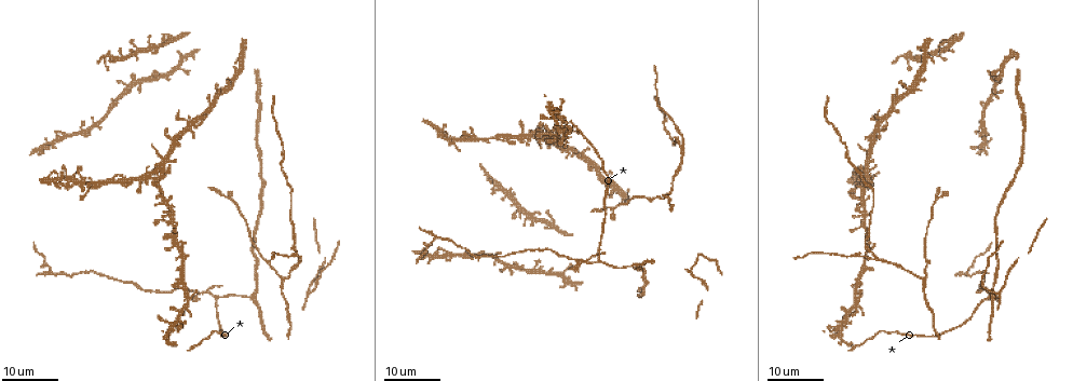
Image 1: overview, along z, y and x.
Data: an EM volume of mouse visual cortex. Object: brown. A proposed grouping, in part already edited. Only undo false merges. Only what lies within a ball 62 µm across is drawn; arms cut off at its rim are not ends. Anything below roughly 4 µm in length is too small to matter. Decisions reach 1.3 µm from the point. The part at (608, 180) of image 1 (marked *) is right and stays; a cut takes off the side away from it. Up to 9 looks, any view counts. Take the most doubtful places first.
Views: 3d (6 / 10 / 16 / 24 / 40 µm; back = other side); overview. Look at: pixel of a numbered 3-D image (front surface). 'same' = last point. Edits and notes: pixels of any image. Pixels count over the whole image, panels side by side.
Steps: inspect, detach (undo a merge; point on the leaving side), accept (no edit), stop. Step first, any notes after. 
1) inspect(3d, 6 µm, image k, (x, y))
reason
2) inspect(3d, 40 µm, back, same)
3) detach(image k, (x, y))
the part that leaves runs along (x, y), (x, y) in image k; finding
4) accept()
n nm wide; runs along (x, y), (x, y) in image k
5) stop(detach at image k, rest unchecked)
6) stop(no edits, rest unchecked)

inspect(3d, 16 µm, image 1, (680, 148))
small branch off a trunk

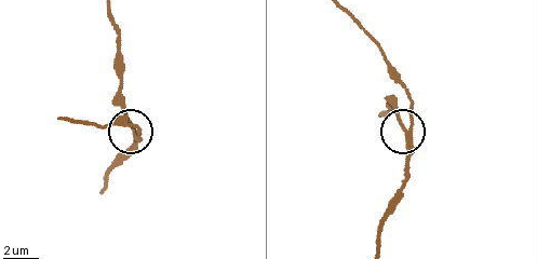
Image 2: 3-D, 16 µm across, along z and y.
inspect(3d, 6 µm, image 2, (406, 128))

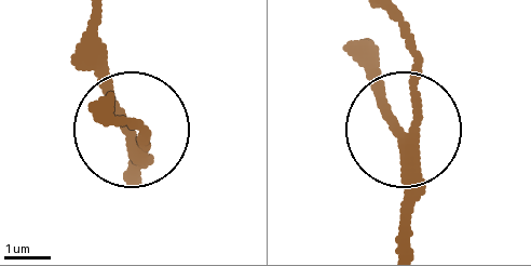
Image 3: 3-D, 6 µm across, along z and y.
accept()
side arm 18 µm; runs along (126, 182), (138, 170), (138, 123) in image 3; continuous, no second cell

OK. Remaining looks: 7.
inspect(3d, 16 µm, image 1, (255, 297))
looks like a crossing

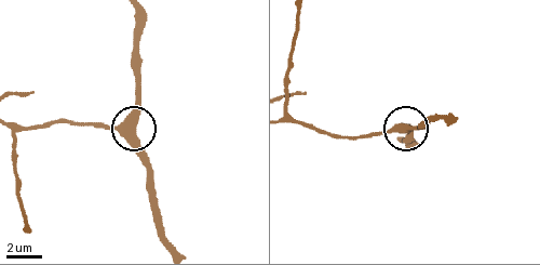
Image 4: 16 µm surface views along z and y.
inspect(3d, 6 µm, image 4, (133, 129))
closer look

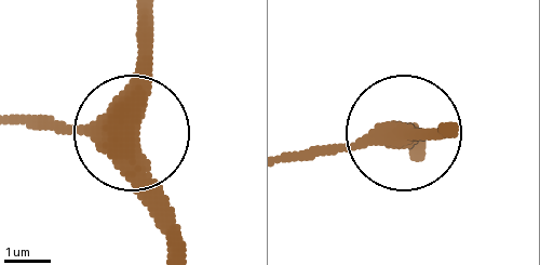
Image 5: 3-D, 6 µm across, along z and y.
accept()
runs along (285, 161), (436, 127) in image 5; one cell here

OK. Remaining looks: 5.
inspect(3d, 24 µm, image 1, (926, 279))
three-way junction

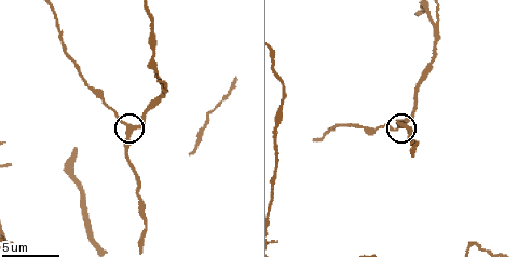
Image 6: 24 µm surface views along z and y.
inspect(3d, 10 µm, image 6, (127, 125))

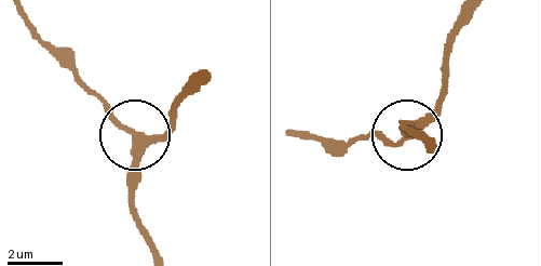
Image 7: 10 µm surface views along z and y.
accept()
270 nm wide; one cell here

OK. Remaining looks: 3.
inspect(3d, 16 µm, image 1, (162, 159))
four-way junction

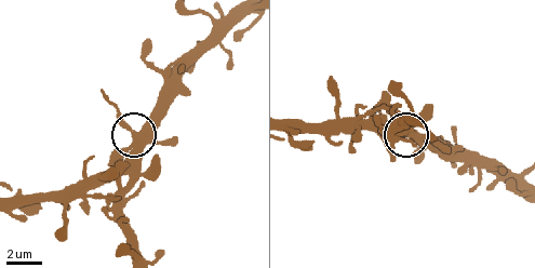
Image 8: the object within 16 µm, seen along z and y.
inspect(3d, 10 µm, image 8, (137, 136))

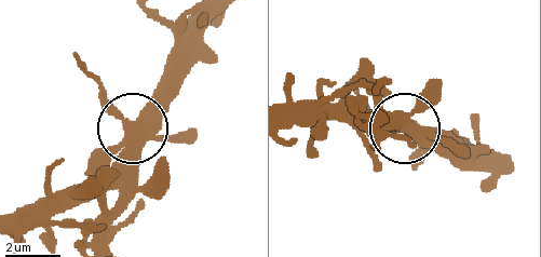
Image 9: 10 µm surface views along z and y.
accept()
400 nm wide; runs along (110, 245), (126, 126), (98, 80) in image 9; continuous, no second cell

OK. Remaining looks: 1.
stop(no edits, rest unchecked)

